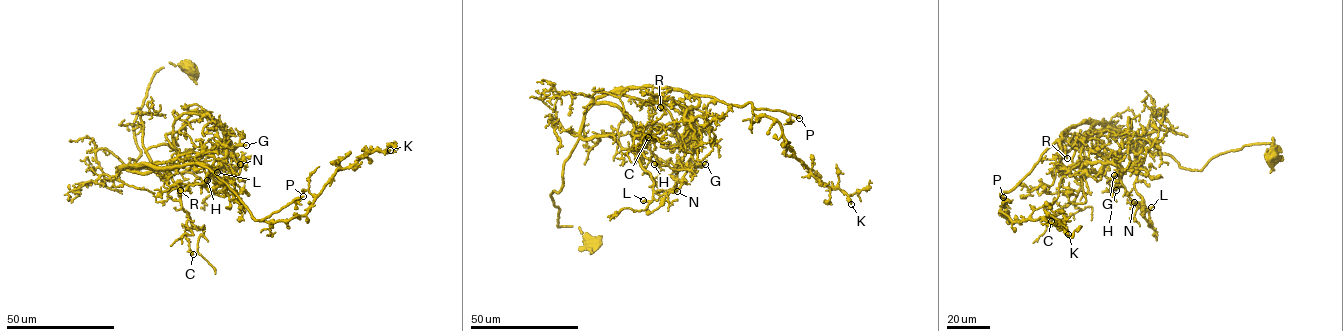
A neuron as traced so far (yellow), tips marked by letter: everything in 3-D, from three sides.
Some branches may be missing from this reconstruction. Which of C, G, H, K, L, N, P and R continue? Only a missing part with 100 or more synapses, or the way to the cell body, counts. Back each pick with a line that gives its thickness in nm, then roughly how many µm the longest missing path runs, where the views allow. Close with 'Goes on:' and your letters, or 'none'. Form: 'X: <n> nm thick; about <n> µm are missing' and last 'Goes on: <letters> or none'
P: 300 nm thick; about 40 µm are missing
Goes on: P

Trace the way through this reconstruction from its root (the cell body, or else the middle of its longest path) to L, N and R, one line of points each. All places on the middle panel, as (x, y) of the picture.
L: (592, 243), (558, 226), (551, 195), (578, 139), (607, 134), (635, 153), (653, 183), (643, 200)
N: (592, 243), (578, 227), (558, 226), (551, 195), (580, 137), (609, 134), (635, 153), (655, 192), (677, 191)
R: (592, 243), (578, 227), (558, 226), (551, 195), (561, 189), (584, 114), (614, 93), (660, 107)

